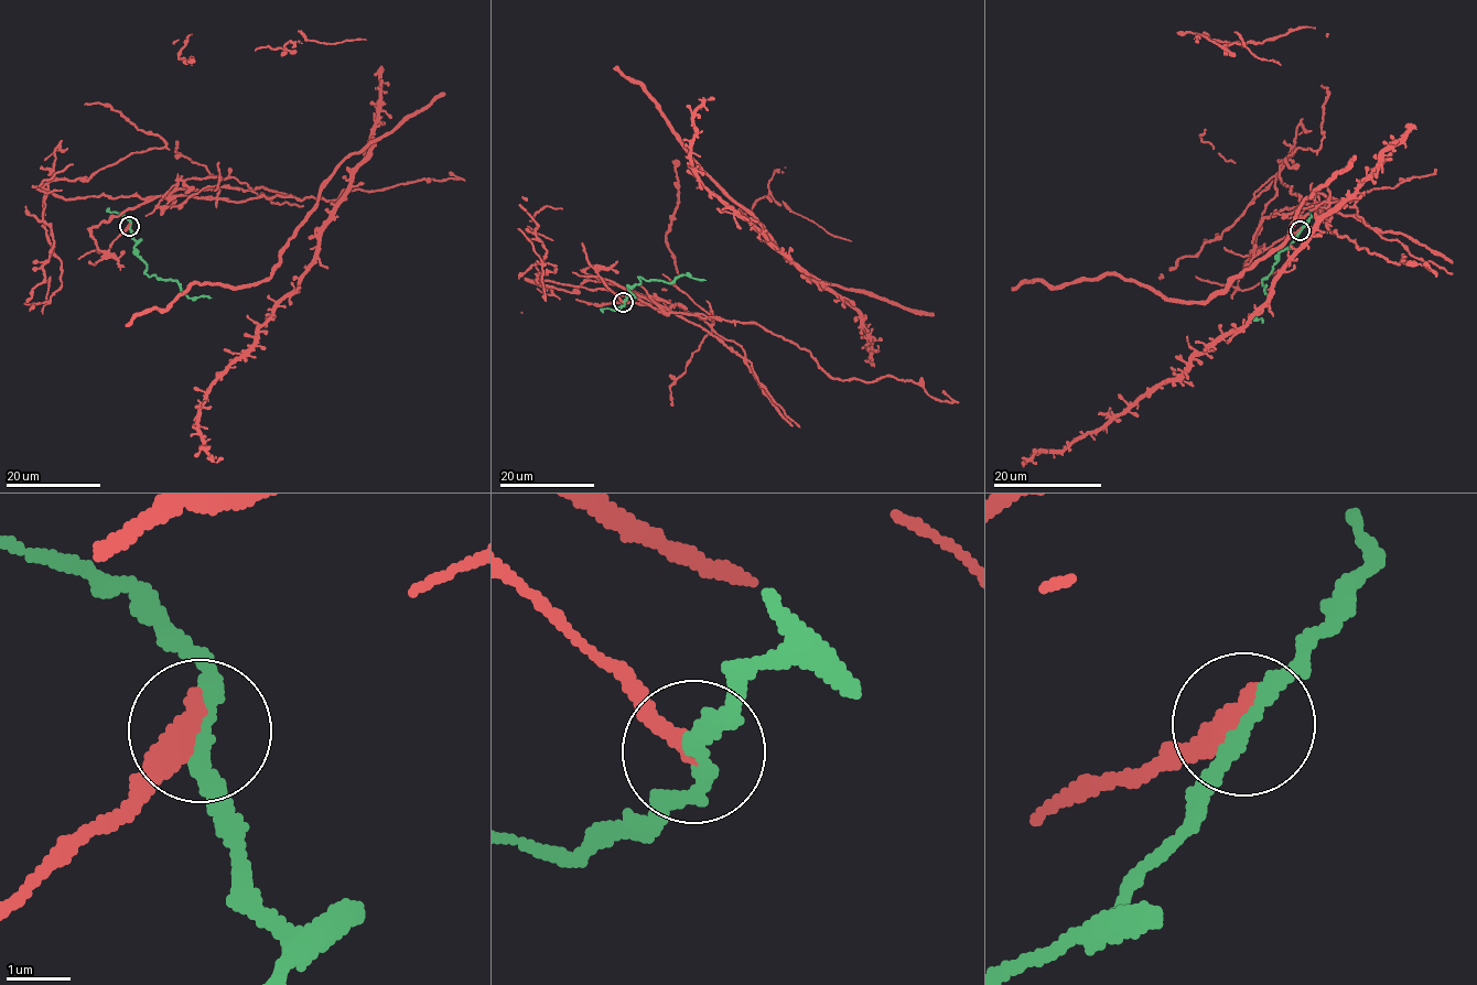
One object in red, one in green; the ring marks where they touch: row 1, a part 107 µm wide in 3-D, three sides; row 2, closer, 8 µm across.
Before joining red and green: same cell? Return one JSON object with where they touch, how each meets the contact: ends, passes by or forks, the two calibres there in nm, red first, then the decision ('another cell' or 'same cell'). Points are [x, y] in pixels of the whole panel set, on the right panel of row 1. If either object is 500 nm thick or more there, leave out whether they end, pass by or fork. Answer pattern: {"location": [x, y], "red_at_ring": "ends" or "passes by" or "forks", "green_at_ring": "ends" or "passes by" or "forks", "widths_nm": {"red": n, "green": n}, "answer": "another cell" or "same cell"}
{"location": [1300, 230], "red_at_ring": "ends", "green_at_ring": "passes by", "widths_nm": {"red": 360, "green": 220}, "answer": "another cell"}

